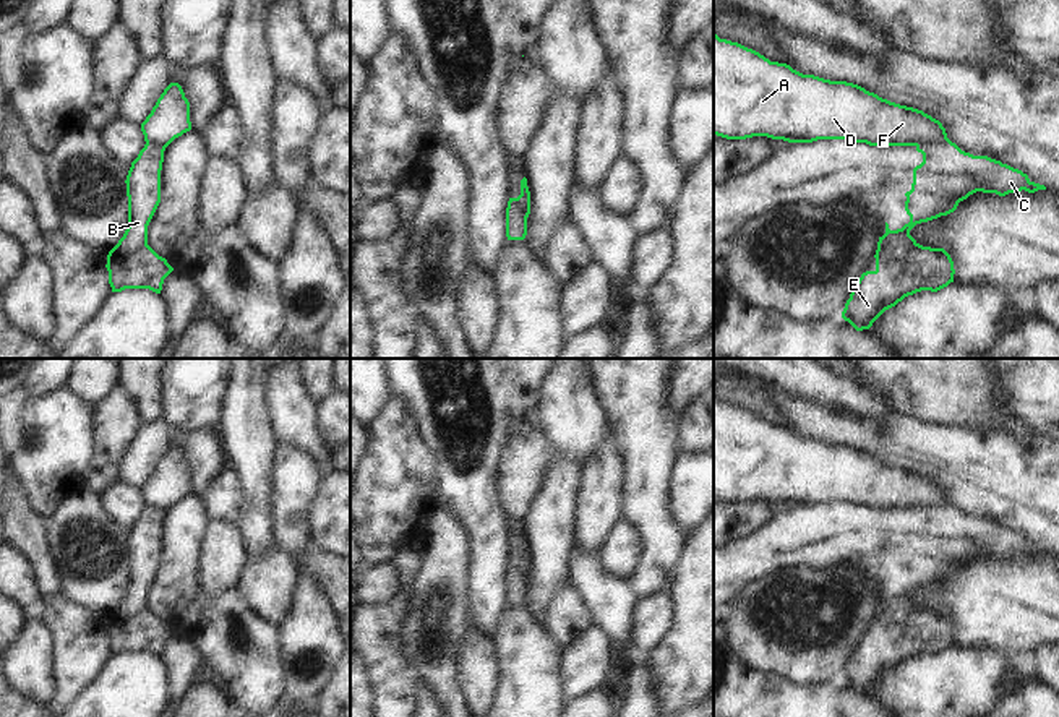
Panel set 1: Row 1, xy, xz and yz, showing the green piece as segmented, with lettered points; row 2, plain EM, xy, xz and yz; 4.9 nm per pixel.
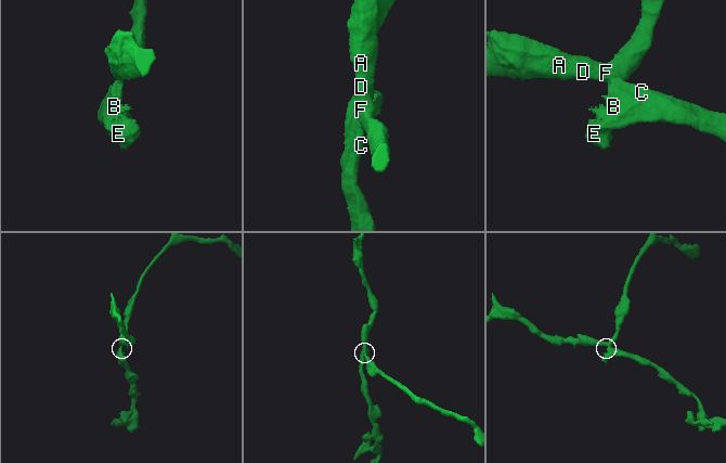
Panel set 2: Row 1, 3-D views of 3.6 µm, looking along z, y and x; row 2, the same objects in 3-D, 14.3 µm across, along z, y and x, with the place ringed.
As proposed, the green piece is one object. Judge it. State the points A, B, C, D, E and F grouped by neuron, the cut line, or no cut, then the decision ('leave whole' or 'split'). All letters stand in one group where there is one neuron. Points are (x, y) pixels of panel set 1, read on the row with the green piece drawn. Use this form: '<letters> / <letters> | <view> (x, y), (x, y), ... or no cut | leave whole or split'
A D F / B C E | yz (947, 138), (917, 146) | split

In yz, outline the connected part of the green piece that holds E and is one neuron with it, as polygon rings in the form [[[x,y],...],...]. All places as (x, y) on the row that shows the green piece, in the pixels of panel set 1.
[[[950,140],[916,146],[916,151],[923,154],[923,162],[913,169],[911,190],[905,193],[905,211],[910,222],[897,230],[890,230],[885,222],[885,234],[879,237],[874,255],[876,269],[861,274],[842,311],[842,318],[856,331],[869,329],[885,310],[895,307],[905,297],[921,290],[937,292],[954,282],[955,269],[950,255],[944,248],[920,245],[910,235],[916,224],[954,213],[960,201],[976,191],[1005,196],[1022,190],[1028,193],[1046,190],[1044,185],[1031,182],[1022,170],[988,156],[965,152]]]

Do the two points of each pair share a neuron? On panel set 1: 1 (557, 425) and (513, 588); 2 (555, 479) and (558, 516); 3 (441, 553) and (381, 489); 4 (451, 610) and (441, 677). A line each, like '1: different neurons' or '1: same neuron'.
1: different neurons
2: same neuron
3: different neurons
4: same neuron

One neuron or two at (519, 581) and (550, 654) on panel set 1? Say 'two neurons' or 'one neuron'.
two neurons

